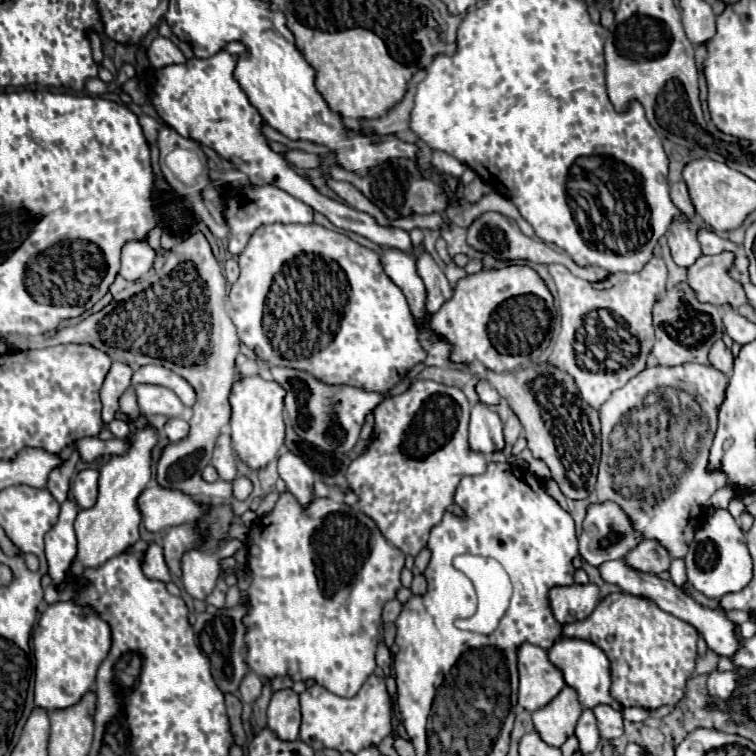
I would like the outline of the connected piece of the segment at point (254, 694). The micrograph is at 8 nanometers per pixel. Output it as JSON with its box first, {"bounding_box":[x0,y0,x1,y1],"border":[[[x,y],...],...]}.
{"bounding_box":[240,671,262,703],"border":[[[250,671],[240,683],[240,697],[242,697],[242,701],[254,703],[260,697],[260,691],[262,691],[262,681],[260,681],[260,677],[256,673]]]}

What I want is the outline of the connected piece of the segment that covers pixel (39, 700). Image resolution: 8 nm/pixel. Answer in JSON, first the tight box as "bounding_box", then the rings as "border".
{"bounding_box":[32,601,112,709],"border":[[[58,601],[52,603],[40,617],[38,627],[32,637],[35,659],[34,703],[44,709],[64,709],[80,701],[80,697],[92,689],[96,679],[96,669],[102,659],[108,655],[112,645],[110,625],[98,617],[92,607],[82,607],[74,601]]]}

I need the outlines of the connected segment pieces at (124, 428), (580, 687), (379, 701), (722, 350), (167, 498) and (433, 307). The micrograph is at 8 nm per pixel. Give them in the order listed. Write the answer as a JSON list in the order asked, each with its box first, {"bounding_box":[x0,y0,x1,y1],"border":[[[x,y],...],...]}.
[{"bounding_box":[107,418,130,438],"border":[[[116,418],[107,427],[117,438],[124,438],[130,432],[129,425],[125,421]]]},{"bounding_box":[548,637,623,711],"border":[[[560,637],[548,649],[548,657],[564,673],[566,685],[570,685],[578,691],[582,707],[594,709],[596,705],[606,703],[606,705],[612,705],[618,711],[623,710],[623,707],[610,697],[610,663],[608,663],[606,653],[602,653],[602,649],[598,649],[598,645],[594,645],[590,641],[582,641],[582,639]]]},{"bounding_box":[300,675,392,753],"border":[[[370,675],[366,683],[360,687],[360,691],[350,699],[338,697],[322,685],[310,685],[300,695],[300,707],[302,707],[300,739],[314,751],[338,749],[338,751],[358,753],[366,747],[378,745],[392,731],[390,697],[384,679],[378,675]]]},{"bounding_box":[708,339,734,377],"border":[[[718,339],[718,341],[712,345],[712,349],[710,349],[710,353],[708,353],[708,361],[710,361],[712,367],[716,367],[718,371],[722,371],[726,377],[730,377],[734,357],[732,357],[732,351],[724,345],[722,339]]]},{"bounding_box":[138,485,206,531],"border":[[[150,485],[140,493],[138,509],[148,531],[162,531],[174,525],[192,523],[206,513],[206,507],[198,505],[192,497],[160,485]]]},{"bounding_box":[416,251,452,315],"border":[[[424,251],[416,259],[416,269],[422,281],[426,283],[428,291],[428,301],[426,301],[426,311],[428,315],[434,315],[450,297],[452,297],[452,287],[444,275],[444,271],[436,265],[436,261]]]}]

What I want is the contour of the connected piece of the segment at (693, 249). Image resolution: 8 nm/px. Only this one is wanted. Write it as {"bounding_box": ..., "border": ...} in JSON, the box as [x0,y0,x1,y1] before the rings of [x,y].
{"bounding_box":[668,219,702,267],"border":[[[686,219],[674,221],[674,225],[670,225],[668,245],[676,265],[690,267],[702,253],[698,245],[698,223],[692,223]]]}

